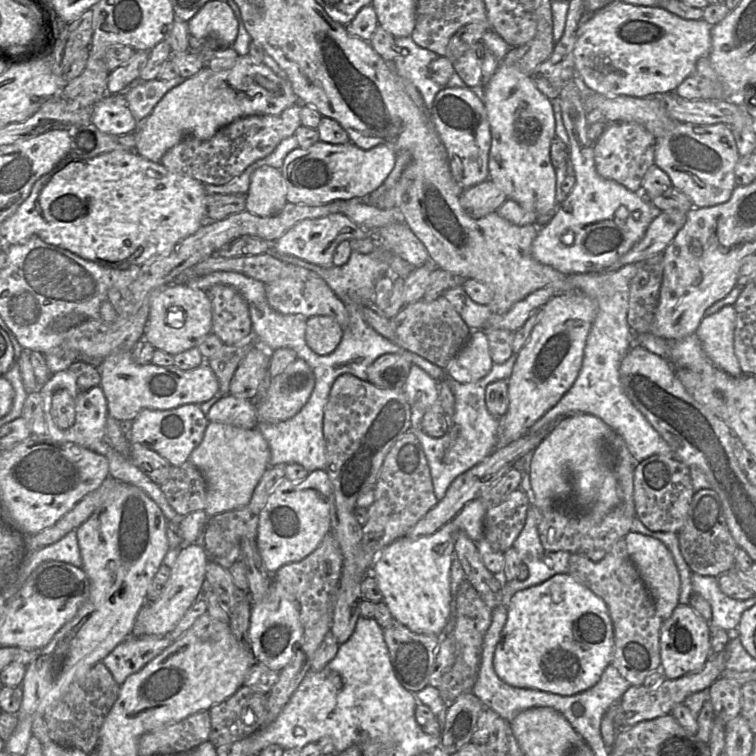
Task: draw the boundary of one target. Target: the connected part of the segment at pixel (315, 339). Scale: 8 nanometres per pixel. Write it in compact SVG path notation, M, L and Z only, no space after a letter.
M313 316L307 319L306 342L319 355L331 354L340 344L343 328L330 316Z

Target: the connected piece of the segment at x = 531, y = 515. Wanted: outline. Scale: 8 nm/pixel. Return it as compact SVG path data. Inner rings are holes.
M533 502L529 504L525 525L513 543L521 561L529 569L526 580L502 581L502 603L509 606L512 596L523 589L539 585L556 574L569 573L569 558L567 551L549 552L544 549L539 538L537 524L540 520L540 510Z

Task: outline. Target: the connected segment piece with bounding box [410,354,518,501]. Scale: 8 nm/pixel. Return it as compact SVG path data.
M512 354L506 362L493 364L490 372L477 382L460 383L450 380L450 386L455 396L455 410L449 419L449 427L443 437L431 437L423 431L421 426L413 427L411 425L410 430L419 440L425 453L434 493L438 501L444 497L451 483L459 475L481 462L497 448L500 418L491 415L487 410L485 403L486 388L495 381L509 380L517 356L518 354Z

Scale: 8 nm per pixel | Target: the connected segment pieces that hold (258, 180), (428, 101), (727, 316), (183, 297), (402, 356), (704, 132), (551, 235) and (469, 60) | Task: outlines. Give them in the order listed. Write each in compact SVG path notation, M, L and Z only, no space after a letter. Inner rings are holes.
M264 165L250 178L245 210L260 217L272 216L287 203L287 185L279 169Z
M395 38L396 57L392 61L397 75L409 80L420 92L426 107L430 110L435 96L442 86L429 76L428 67L437 59L436 53L421 48L411 38Z
M734 305L724 306L718 312L704 316L695 335L714 365L731 376L740 376L743 373L734 352L735 321Z
M173 283L157 289L151 296L149 317L145 326L144 339L149 342L155 349L175 356L191 348L197 347L208 334L212 332L212 304L207 296L206 291L189 287L185 283ZM180 308L184 312L184 324L179 327L173 327L167 323L167 315Z
M411 352L387 353L367 369L367 381L384 389L403 390L412 366Z
M676 122L666 135L656 139L654 164L668 174L672 186L684 193L697 208L720 205L731 198L736 187L734 169L739 159L733 132L724 123L700 126Z
M572 81L562 87L558 99L569 137L569 161L574 169L575 185L568 197L558 205L553 217L538 227L538 234L532 243L532 255L538 262L564 275L600 273L637 244L662 211L642 192L632 192L597 173L594 144L587 134L587 114L582 97Z
M479 41L472 45L460 58L452 62L454 71L460 76L466 87L473 90L481 89L484 57L485 46Z

